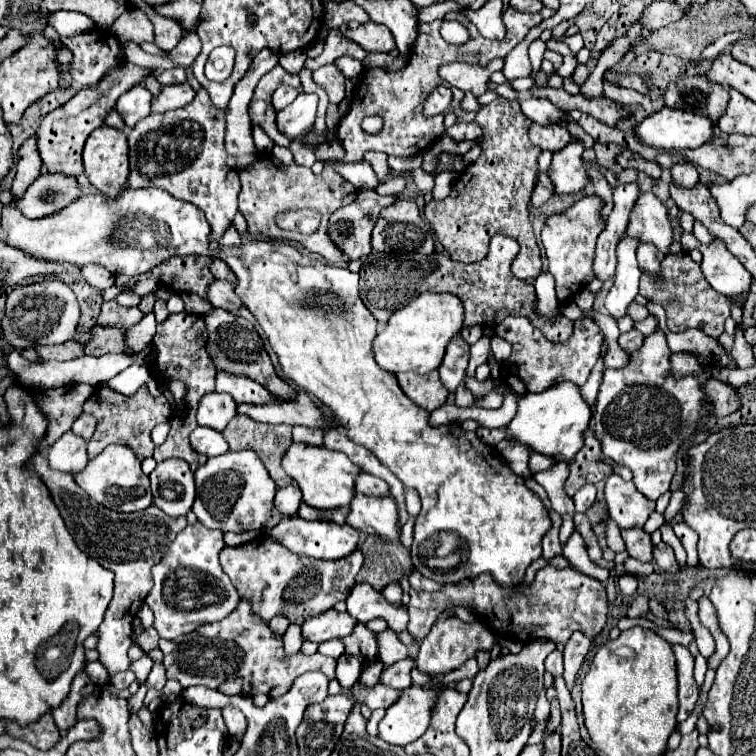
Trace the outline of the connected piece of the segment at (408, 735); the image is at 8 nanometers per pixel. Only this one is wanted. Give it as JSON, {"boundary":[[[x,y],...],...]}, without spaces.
{"boundary":[[[431,676],[425,686],[411,684],[403,690],[399,700],[387,708],[385,718],[379,722],[379,738],[395,746],[417,740],[429,726],[431,708],[435,706],[441,688],[443,682],[437,676]]]}

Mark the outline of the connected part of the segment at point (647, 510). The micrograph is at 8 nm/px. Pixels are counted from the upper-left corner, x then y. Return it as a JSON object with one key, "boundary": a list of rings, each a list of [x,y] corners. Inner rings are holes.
{"boundary":[[[611,474],[605,484],[605,502],[609,516],[619,528],[643,528],[649,514],[655,510],[655,502],[647,500],[633,482],[621,480],[621,476]]]}

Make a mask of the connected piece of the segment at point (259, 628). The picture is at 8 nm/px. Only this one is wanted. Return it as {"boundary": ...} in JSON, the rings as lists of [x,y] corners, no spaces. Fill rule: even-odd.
{"boundary":[[[247,600],[240,601],[233,614],[227,616],[227,620],[221,620],[219,624],[199,626],[195,632],[179,636],[179,640],[159,640],[159,648],[163,652],[163,662],[167,662],[167,676],[177,680],[183,688],[217,688],[225,680],[243,678],[245,696],[263,692],[271,700],[283,696],[283,692],[289,692],[293,680],[309,670],[321,670],[329,680],[333,680],[337,664],[335,658],[327,658],[319,652],[311,656],[303,652],[287,656],[283,638],[271,632],[269,624],[253,612]]]}

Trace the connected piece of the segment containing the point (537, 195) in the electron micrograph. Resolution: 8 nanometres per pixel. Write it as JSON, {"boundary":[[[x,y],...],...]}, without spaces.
{"boundary":[[[539,172],[535,188],[533,188],[533,194],[531,194],[531,206],[539,208],[543,202],[549,200],[549,196],[553,196],[553,192],[555,190],[553,190],[553,184],[551,184],[547,172]]]}

